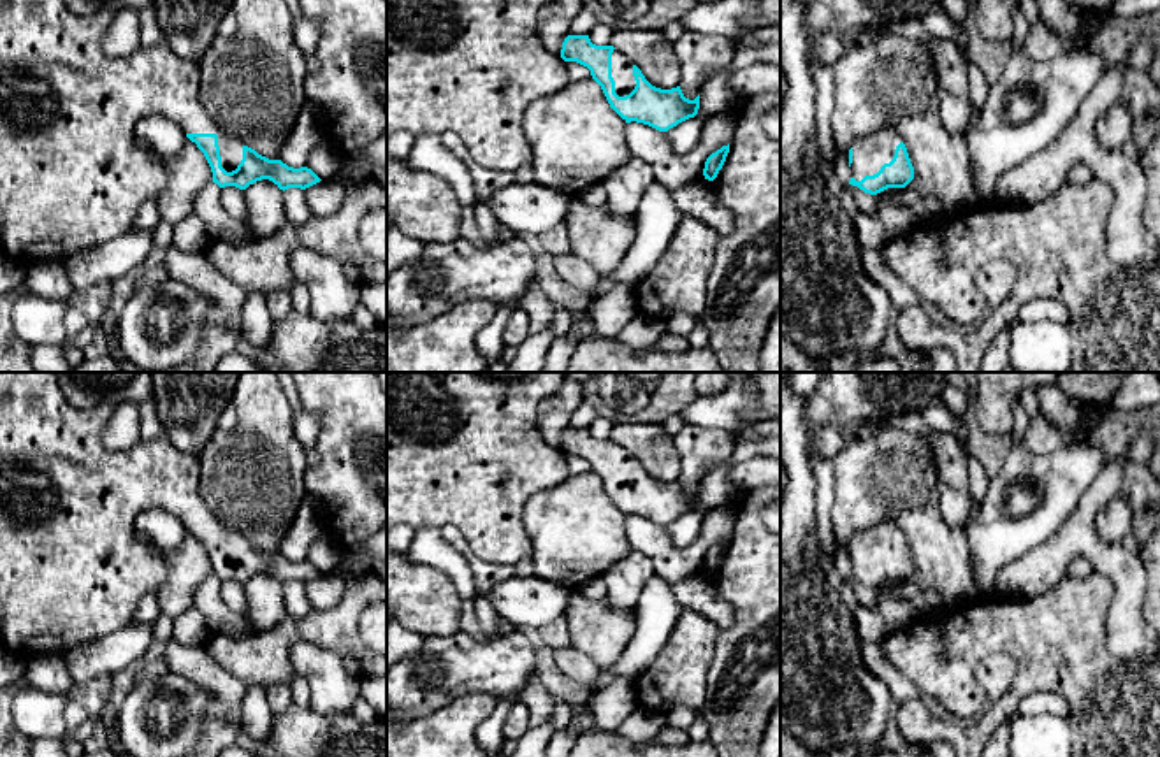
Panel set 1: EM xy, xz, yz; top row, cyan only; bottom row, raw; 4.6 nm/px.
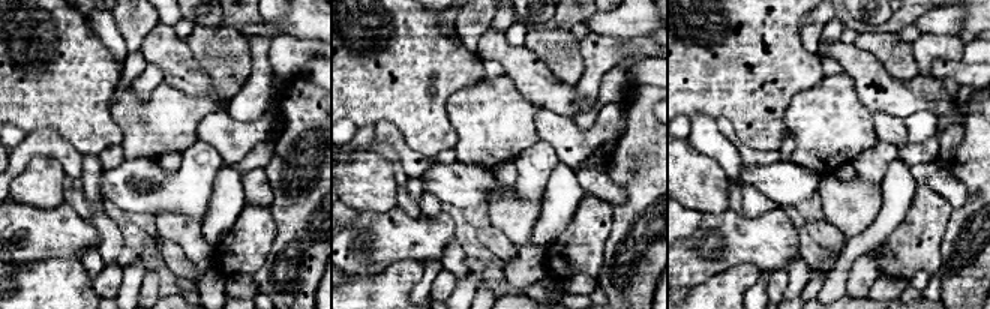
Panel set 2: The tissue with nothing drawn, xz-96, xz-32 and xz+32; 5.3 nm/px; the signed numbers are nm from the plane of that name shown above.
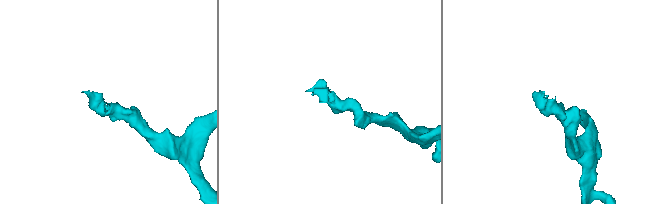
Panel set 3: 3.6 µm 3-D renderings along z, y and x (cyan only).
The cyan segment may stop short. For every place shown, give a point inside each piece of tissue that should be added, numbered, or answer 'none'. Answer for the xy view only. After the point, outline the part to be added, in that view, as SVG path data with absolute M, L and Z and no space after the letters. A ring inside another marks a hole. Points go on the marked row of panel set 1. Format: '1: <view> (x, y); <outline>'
1: xy (72, 176); M0 0L0 249L23 265L40 260L63 260L112 241L132 228L141 205L155 198L167 183L163 162L137 144L135 125L144 116L170 118L186 133L216 133L221 167L227 172L236 170L243 160L243 142L221 132L199 102L199 63L176 56L163 40L149 47L142 46L127 58L109 58L102 49L102 40L112 18L114 14L109 11L79 16L67 7L65 0Z

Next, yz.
1: yz (870, 153); M881 128L868 137L858 139L852 144L851 177L861 181L865 176L874 176L884 163L895 156L896 146L903 142L891 128Z

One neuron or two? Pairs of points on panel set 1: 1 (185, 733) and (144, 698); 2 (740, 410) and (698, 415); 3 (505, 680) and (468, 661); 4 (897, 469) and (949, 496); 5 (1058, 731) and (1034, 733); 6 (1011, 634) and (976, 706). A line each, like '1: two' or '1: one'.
1: one
2: one
3: one
4: two
5: one
6: one

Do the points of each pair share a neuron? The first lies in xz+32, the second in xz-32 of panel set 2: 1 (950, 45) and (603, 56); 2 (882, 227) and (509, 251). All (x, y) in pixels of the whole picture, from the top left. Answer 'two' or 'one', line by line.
1: one
2: two

